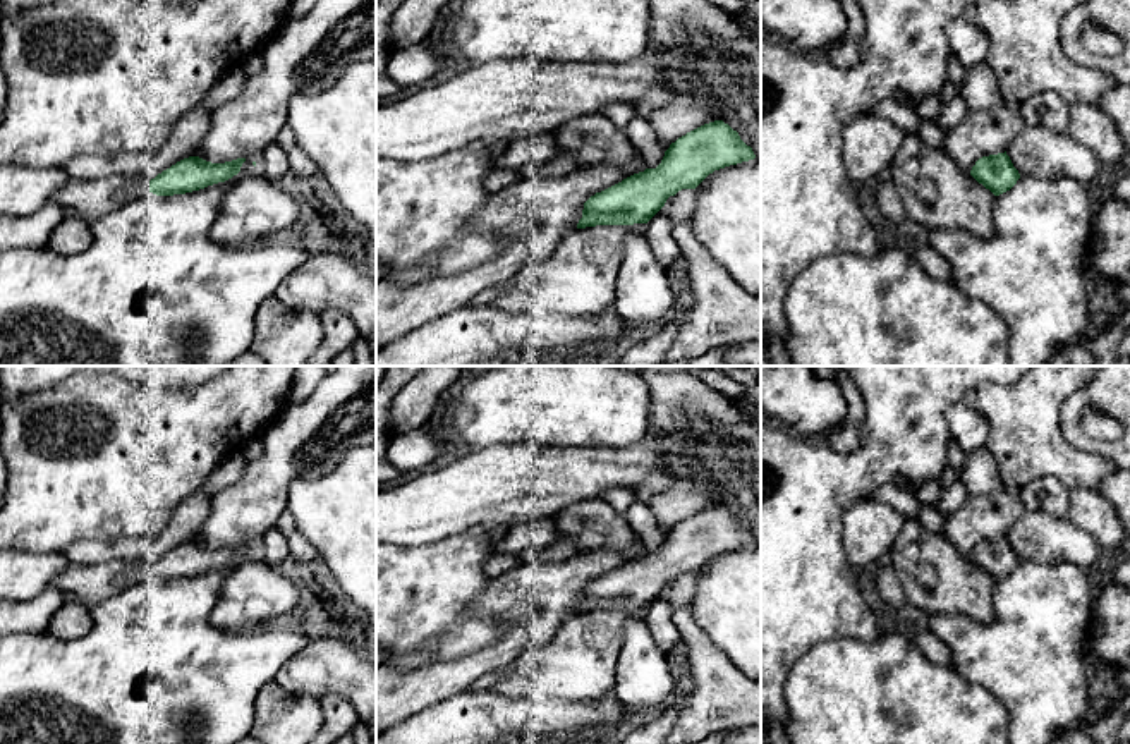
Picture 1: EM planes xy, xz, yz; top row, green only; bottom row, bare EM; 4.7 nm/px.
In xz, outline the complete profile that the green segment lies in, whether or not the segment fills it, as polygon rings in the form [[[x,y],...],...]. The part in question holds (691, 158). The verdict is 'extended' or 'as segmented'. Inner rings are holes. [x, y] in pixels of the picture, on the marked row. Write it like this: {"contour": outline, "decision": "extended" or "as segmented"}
{"contour": [[[704,124],[671,143],[656,168],[646,168],[591,196],[577,229],[647,223],[670,196],[696,189],[714,170],[754,158],[752,148],[728,124]]], "decision": "as segmented"}

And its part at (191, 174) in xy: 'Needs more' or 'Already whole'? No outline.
Needs more

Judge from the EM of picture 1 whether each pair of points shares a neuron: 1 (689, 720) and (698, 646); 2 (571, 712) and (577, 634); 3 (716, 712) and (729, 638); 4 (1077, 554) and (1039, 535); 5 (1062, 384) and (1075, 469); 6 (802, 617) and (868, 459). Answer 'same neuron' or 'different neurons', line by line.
1: same neuron
2: different neurons
3: different neurons
4: same neuron
5: same neuron
6: same neuron

